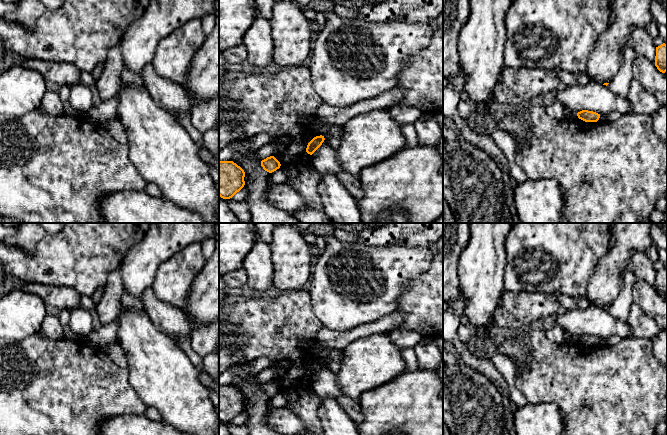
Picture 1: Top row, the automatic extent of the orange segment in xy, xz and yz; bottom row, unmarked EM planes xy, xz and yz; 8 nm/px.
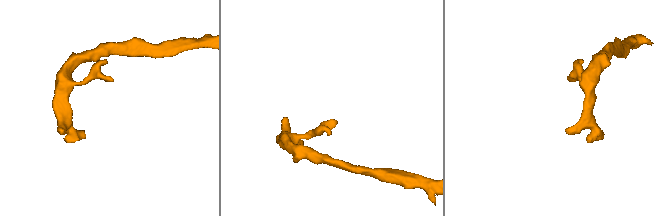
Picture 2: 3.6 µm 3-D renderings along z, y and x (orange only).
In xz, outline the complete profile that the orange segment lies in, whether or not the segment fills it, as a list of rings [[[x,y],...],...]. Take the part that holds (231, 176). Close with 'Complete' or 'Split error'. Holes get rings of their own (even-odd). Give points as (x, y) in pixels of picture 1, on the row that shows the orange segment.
[[[219,161],[219,196],[232,198],[245,185],[245,172],[233,161]]]. Complete

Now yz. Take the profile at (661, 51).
[[[665,43],[656,47],[655,66],[662,73],[667,71],[667,45]]]. Complete

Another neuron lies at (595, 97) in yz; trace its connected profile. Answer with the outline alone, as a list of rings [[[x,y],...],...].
[[[590,81],[585,86],[573,85],[555,94],[555,101],[574,112],[588,110],[600,115],[619,112],[621,115],[634,114],[627,96],[621,97],[608,86]]]

